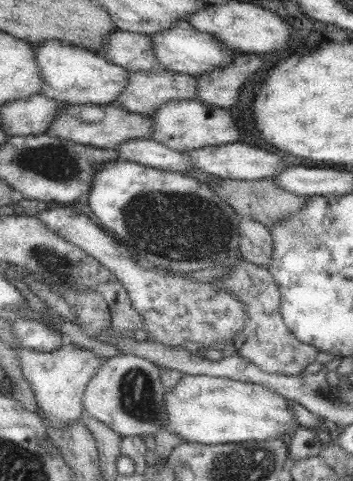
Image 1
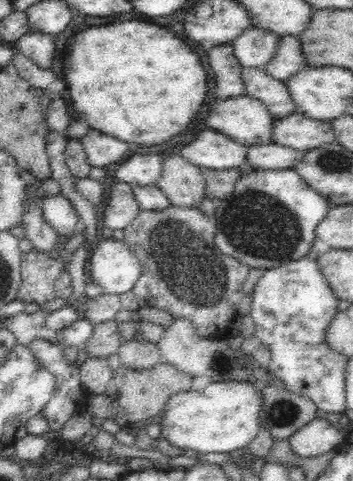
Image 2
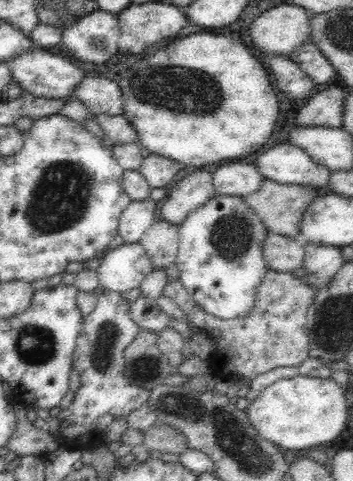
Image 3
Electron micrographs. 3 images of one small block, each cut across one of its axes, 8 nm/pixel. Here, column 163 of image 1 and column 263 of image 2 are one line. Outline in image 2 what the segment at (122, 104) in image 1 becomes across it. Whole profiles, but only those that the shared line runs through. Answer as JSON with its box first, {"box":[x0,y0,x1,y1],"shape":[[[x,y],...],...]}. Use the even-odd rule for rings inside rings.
{"box":[244,68,296,120],"shape":[[[244,68],[244,82],[246,82],[246,94],[252,98],[258,98],[272,114],[274,120],[296,114],[294,98],[290,96],[288,86],[284,82],[270,78],[264,70],[258,70],[258,68],[252,68],[252,70]]]}

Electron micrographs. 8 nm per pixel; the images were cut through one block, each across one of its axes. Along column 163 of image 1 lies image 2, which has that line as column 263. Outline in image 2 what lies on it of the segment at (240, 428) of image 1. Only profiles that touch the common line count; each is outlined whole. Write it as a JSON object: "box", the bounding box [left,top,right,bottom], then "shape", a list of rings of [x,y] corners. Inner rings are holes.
{"box":[158,382,262,452],"shape":[[[212,382],[200,392],[186,390],[174,394],[164,414],[158,418],[162,424],[162,438],[180,450],[196,452],[232,452],[246,450],[248,444],[262,432],[262,400],[260,388],[252,382]]]}

